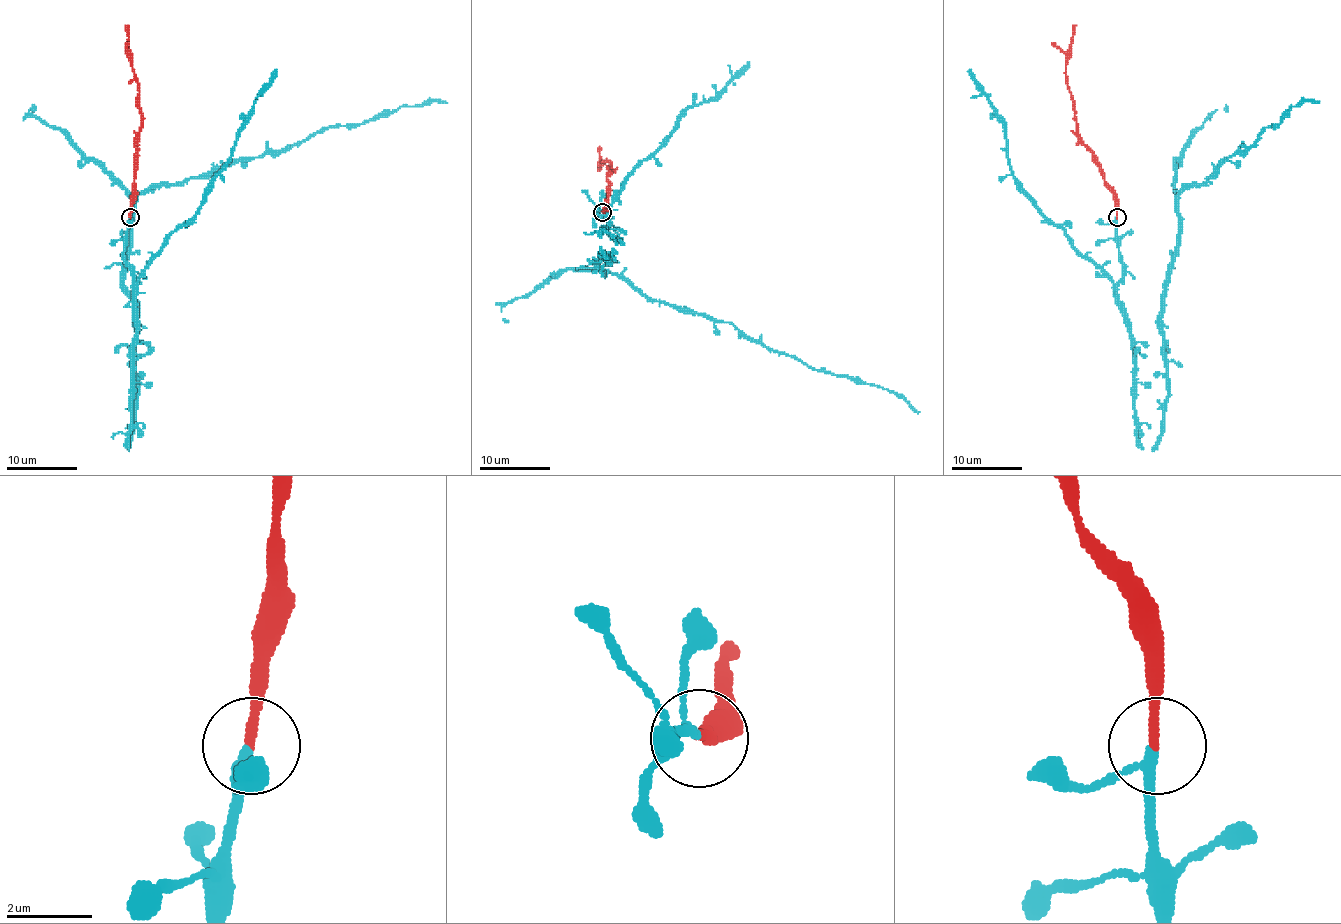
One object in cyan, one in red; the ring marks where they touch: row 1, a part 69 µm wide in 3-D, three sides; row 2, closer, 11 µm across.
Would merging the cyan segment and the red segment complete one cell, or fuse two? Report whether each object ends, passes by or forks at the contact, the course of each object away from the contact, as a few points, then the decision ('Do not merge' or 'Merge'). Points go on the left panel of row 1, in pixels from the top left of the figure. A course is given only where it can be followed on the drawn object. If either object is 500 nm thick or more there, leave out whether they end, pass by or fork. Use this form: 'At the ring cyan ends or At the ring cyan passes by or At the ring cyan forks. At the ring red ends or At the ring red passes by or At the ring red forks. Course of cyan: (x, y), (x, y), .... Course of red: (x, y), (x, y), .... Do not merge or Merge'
At the ring cyan passes by. At the ring red ends. Course of cyan: (129, 217), (127, 447), (132, 201), (329, 127), (447, 103). Course of red: (130, 217), (134, 143), (141, 127), (139, 96), (129, 50), (129, 29), (125, 25). Merge

